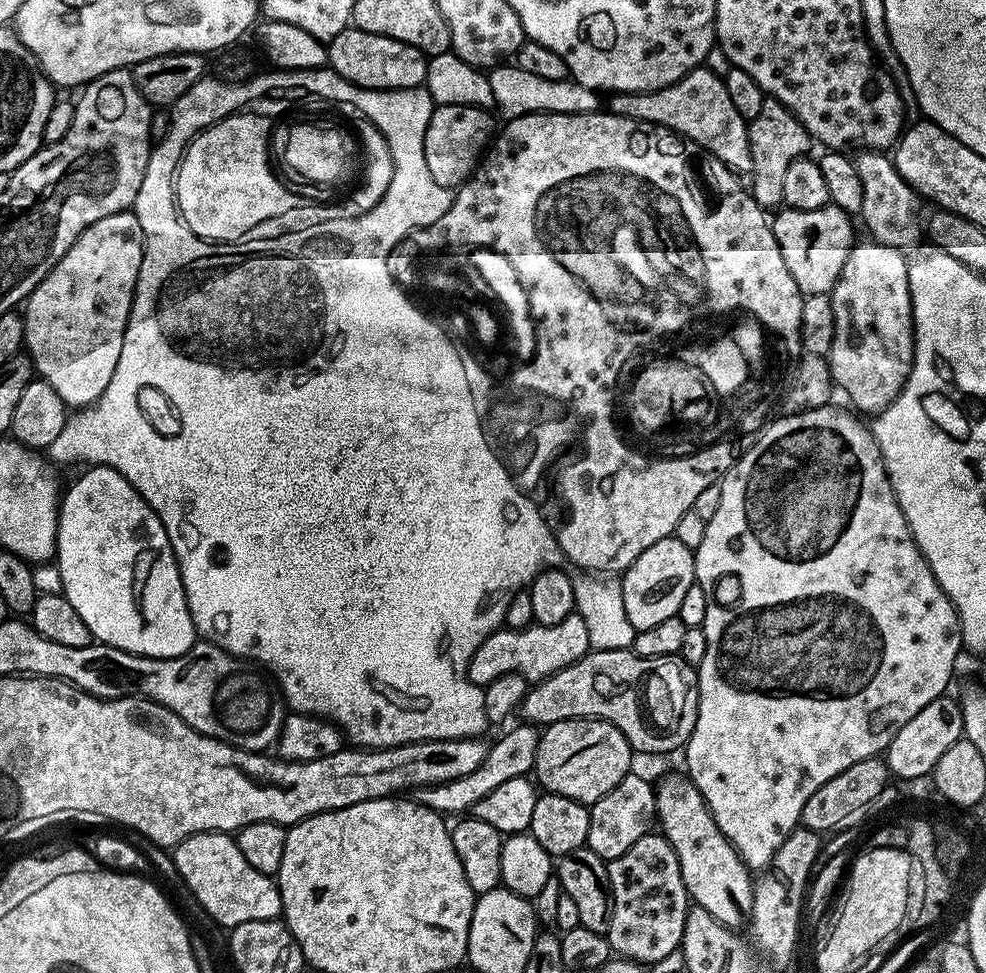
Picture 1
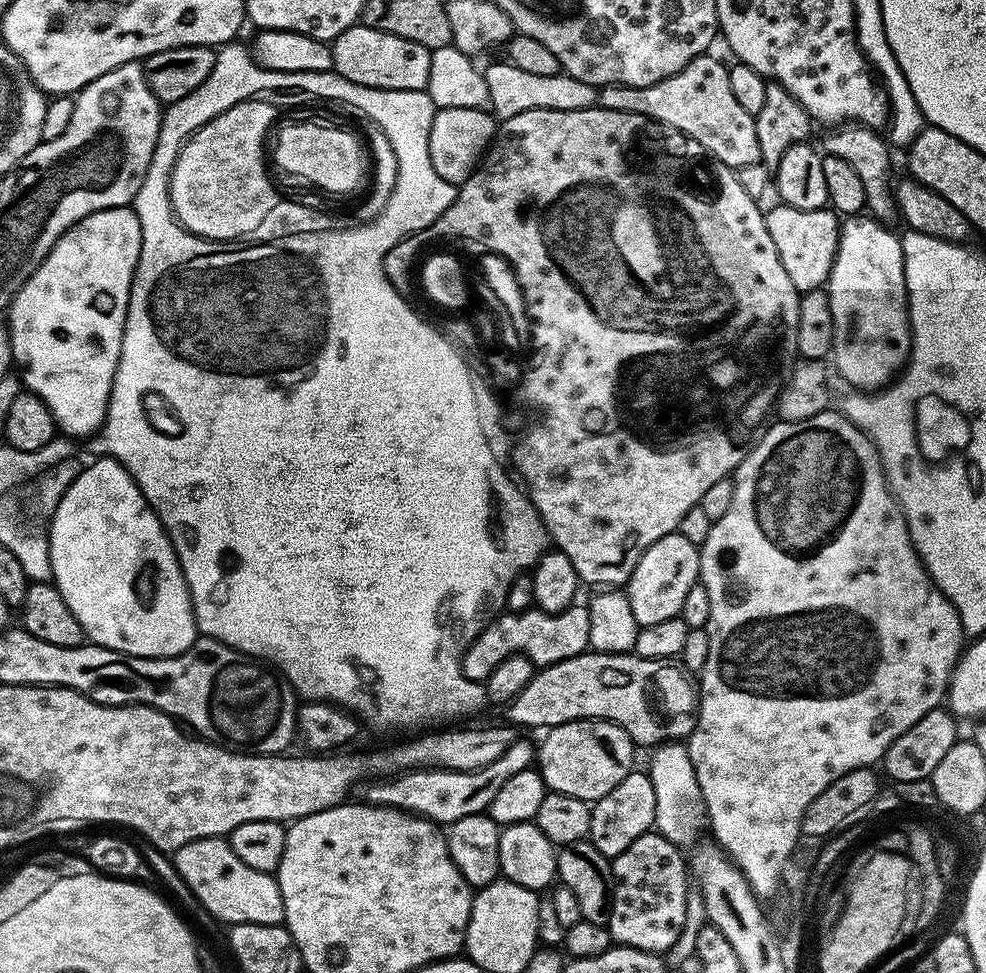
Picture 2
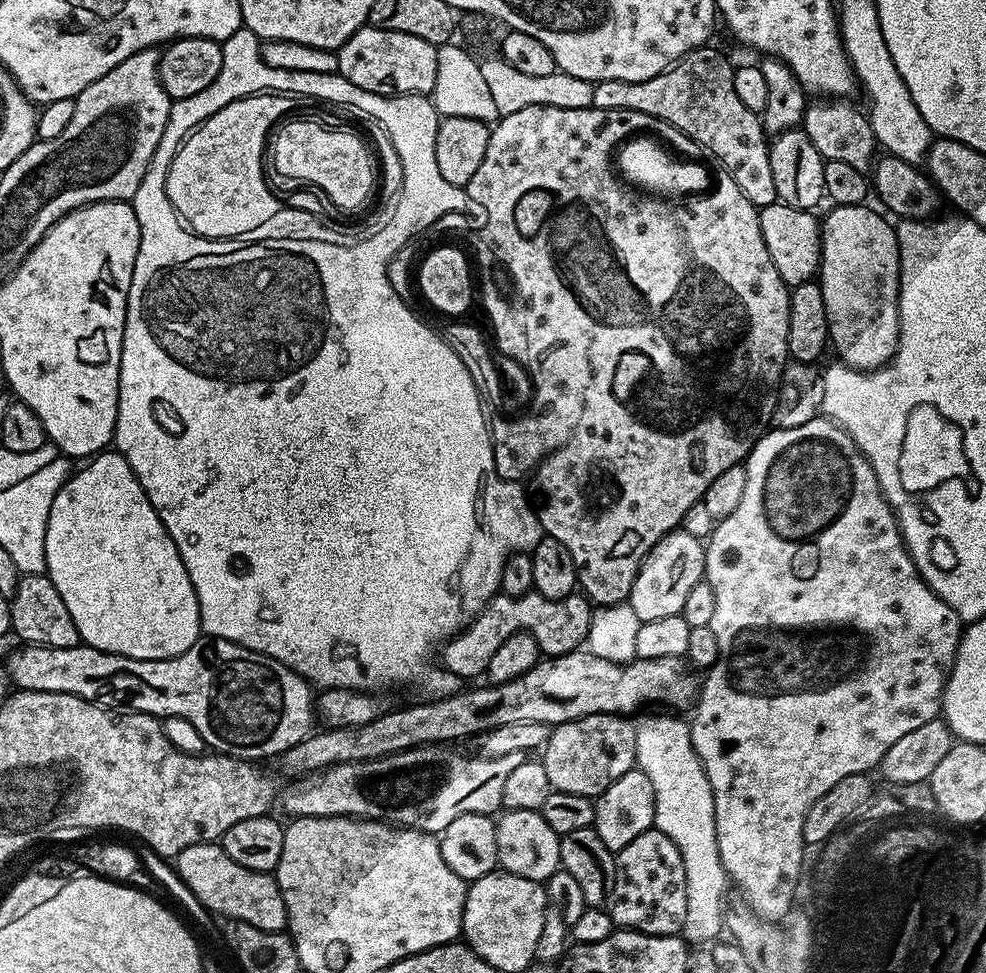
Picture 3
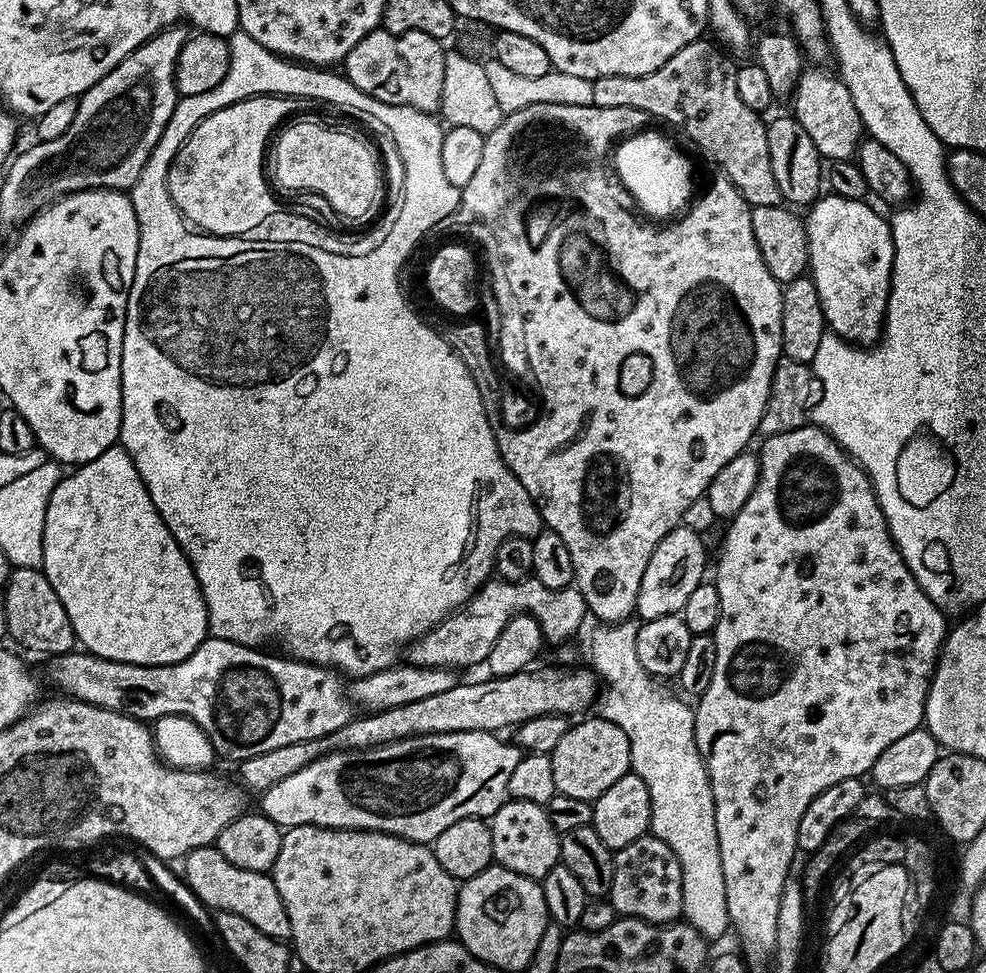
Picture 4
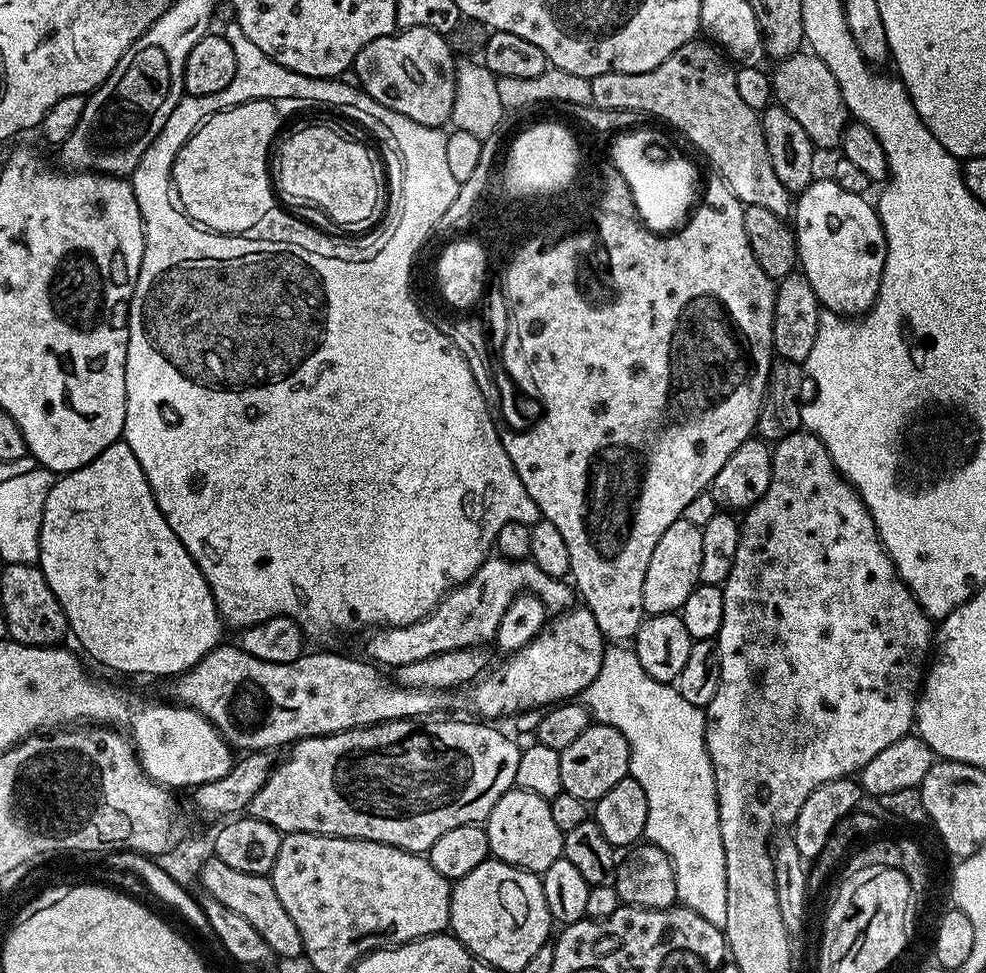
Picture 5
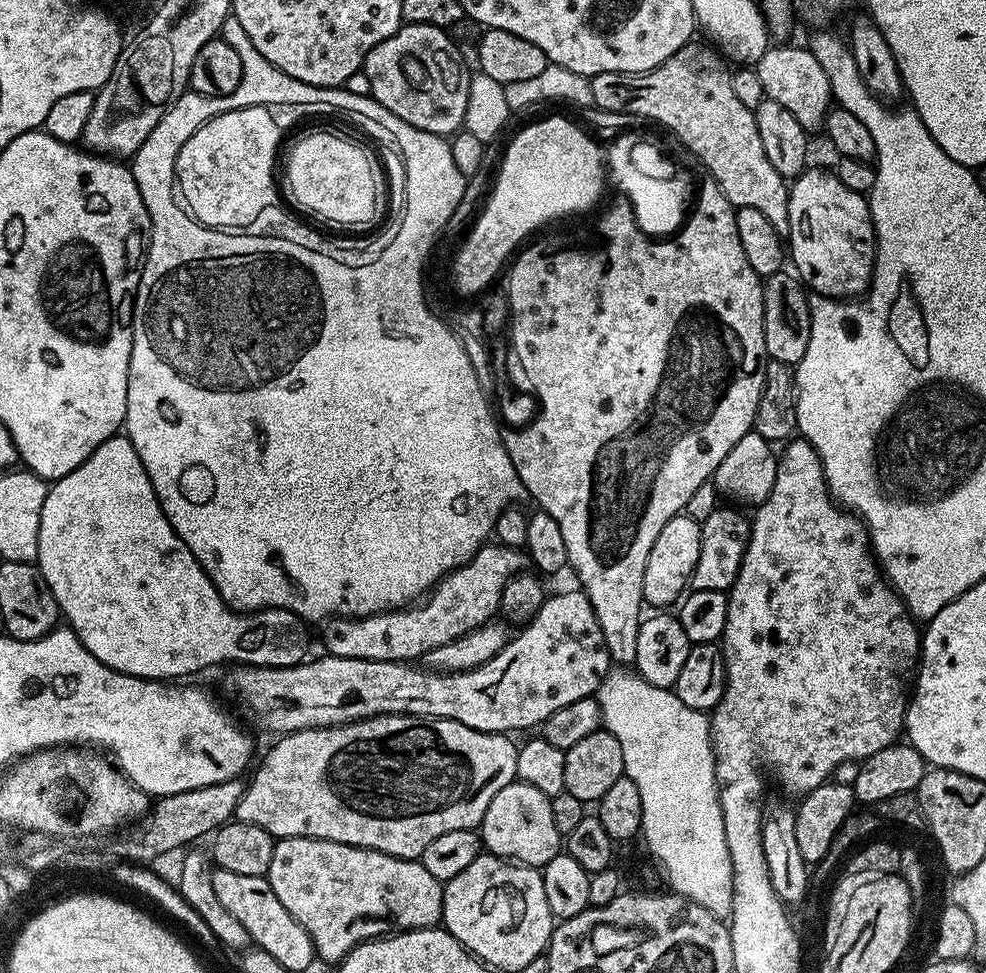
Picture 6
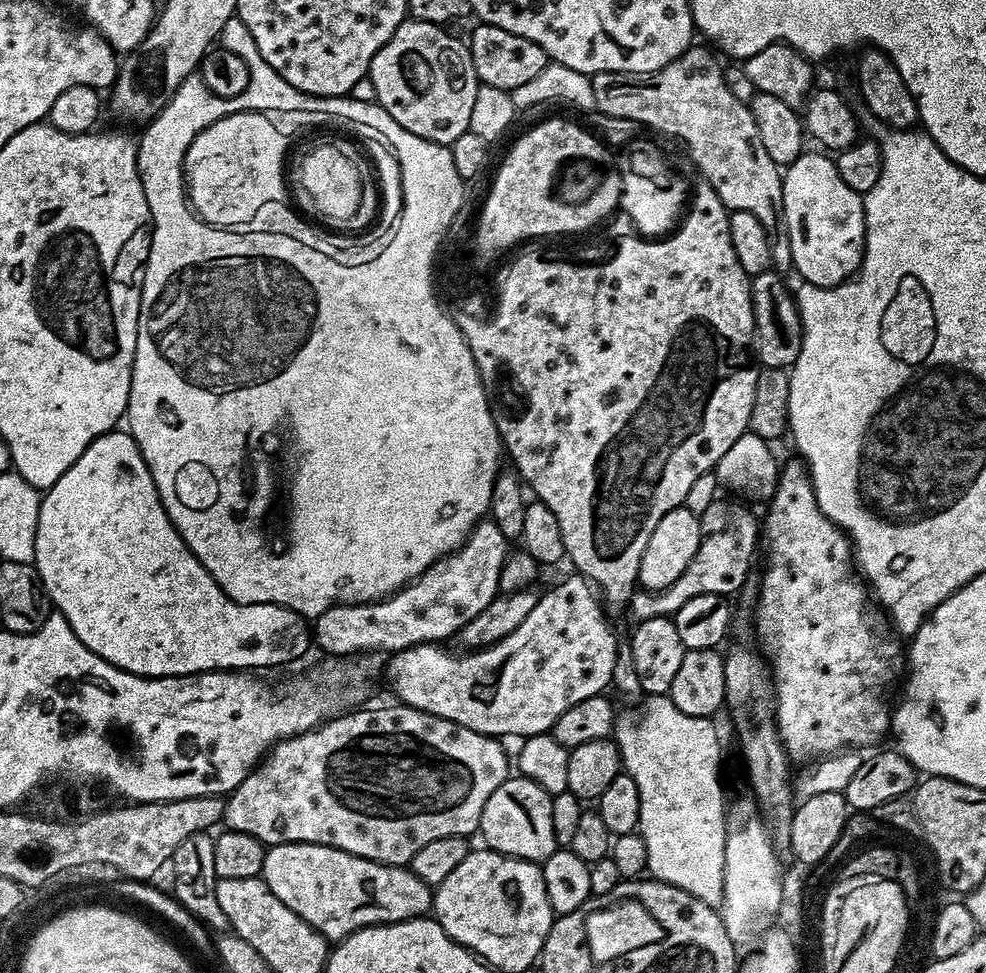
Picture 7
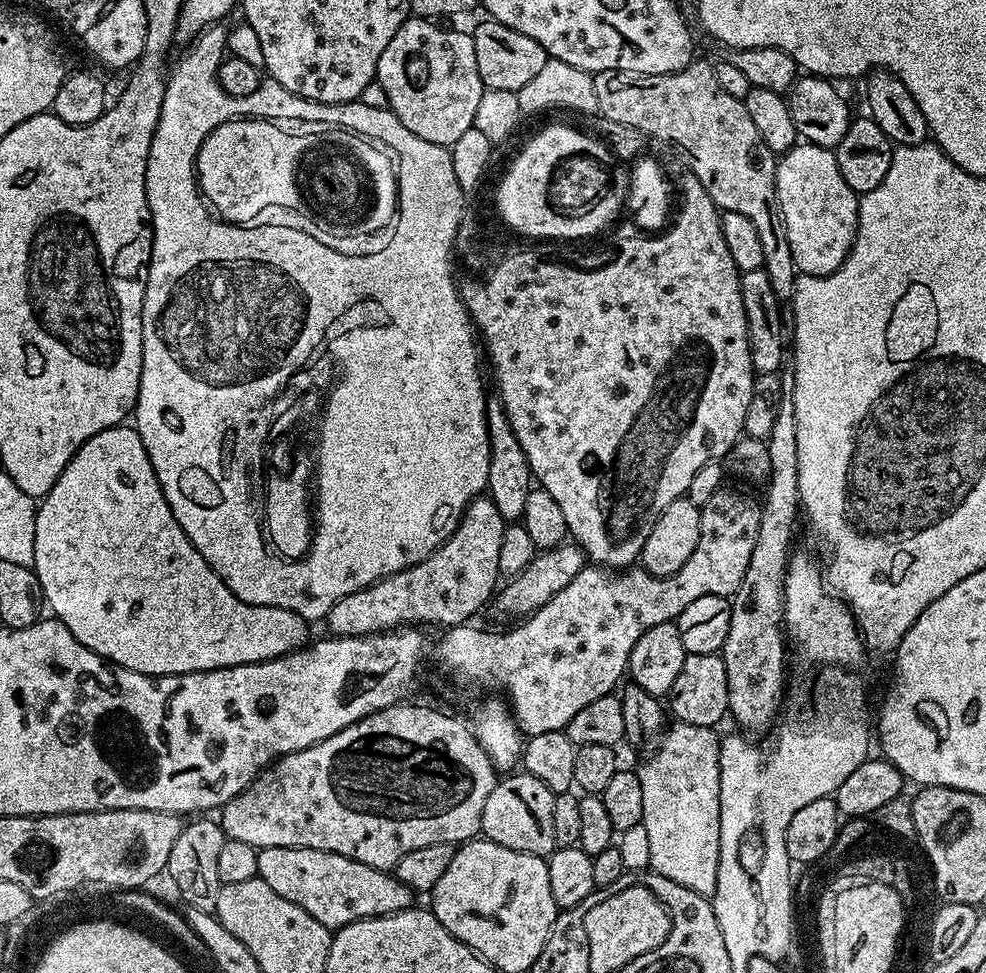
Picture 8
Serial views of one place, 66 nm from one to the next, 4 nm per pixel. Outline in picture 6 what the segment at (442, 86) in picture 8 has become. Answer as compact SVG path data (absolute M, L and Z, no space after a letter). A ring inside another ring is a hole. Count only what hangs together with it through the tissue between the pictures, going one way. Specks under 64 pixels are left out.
M405 23L390 38L378 42L370 54L366 54L363 70L370 78L371 95L390 114L398 114L402 122L410 122L410 126L418 126L418 130L426 130L435 136L445 138L461 131L465 127L467 99L470 98L472 76L464 65L464 56L456 49L454 41L448 37L449 33L442 28L435 28L429 24Z

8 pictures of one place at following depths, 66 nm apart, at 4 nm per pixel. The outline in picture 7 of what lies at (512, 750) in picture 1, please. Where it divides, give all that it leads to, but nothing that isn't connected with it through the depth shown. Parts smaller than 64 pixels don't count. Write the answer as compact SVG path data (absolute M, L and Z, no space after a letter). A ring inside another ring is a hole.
M393 703L393 708L368 708L345 712L323 724L318 728L302 733L301 736L292 736L289 740L282 740L268 755L253 768L252 773L232 792L229 792L224 800L225 829L242 834L250 834L258 838L265 846L274 844L325 844L338 850L346 850L346 854L373 860L379 864L411 865L414 854L422 850L430 842L437 838L454 838L462 836L471 837L479 829L482 818L482 806L486 806L486 798L502 786L504 780L509 779L508 764L510 768L510 756L504 753L504 748L499 739L494 736L483 736L474 730L466 730L466 726L458 726L446 718L438 718L429 712L407 708L405 704Z

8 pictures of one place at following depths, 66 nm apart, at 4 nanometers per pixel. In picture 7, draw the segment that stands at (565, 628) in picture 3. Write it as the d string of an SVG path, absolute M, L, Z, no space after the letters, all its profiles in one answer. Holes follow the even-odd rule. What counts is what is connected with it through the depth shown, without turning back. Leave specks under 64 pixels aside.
M485 518L472 527L472 533L464 540L463 546L431 564L419 578L399 588L391 596L382 600L374 600L371 604L335 604L314 620L314 644L322 651L328 652L332 658L352 658L355 652L388 652L395 654L413 648L415 644L435 644L448 642L470 622L470 618L478 618L486 606L500 592L500 575L510 551L510 541L504 537L502 530L490 518Z

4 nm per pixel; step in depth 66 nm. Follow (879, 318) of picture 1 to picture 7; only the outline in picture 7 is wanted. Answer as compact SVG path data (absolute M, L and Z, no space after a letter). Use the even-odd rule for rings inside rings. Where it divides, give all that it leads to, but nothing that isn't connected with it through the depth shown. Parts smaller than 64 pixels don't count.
M805 150L794 163L787 165L782 172L782 206L786 230L790 234L790 254L792 268L801 277L803 283L833 288L844 280L855 277L856 271L864 257L864 197L861 193L850 190L846 182L842 182L842 174L838 174L838 166L831 155L823 151Z

